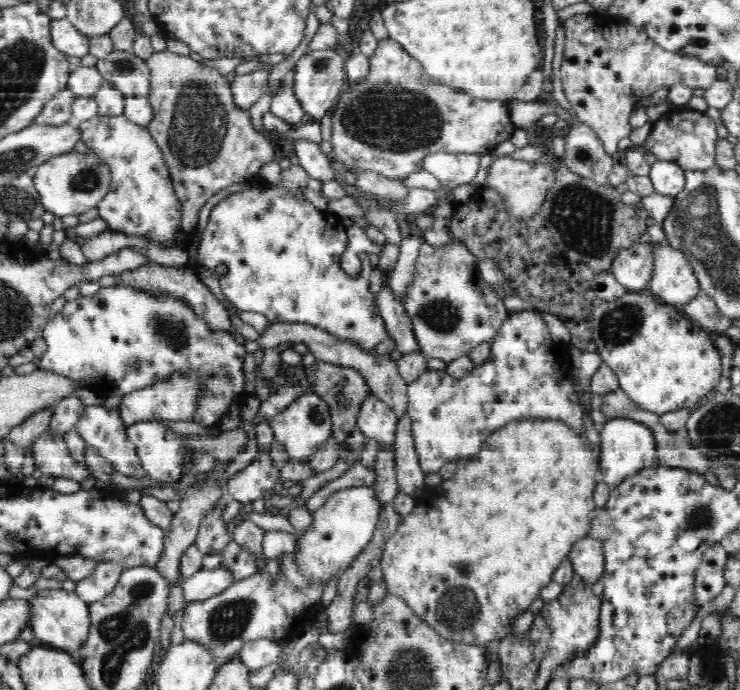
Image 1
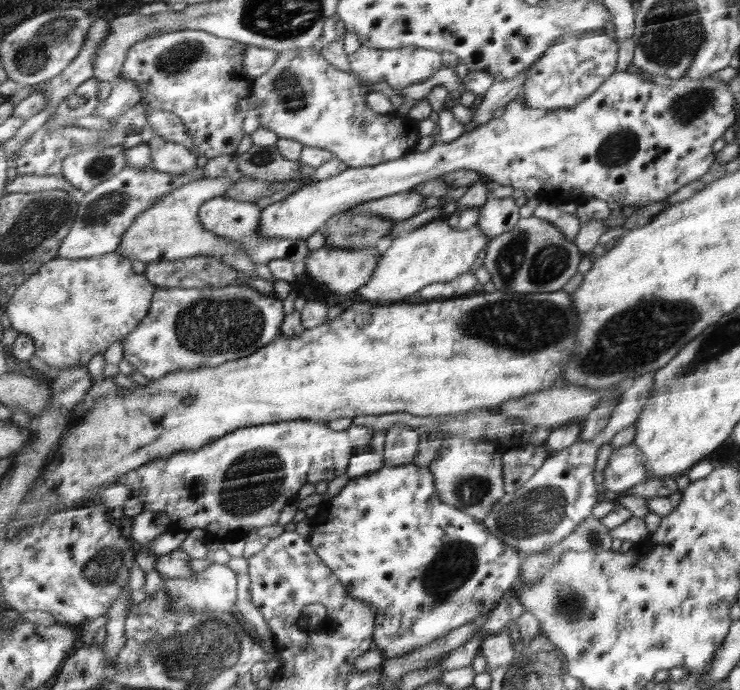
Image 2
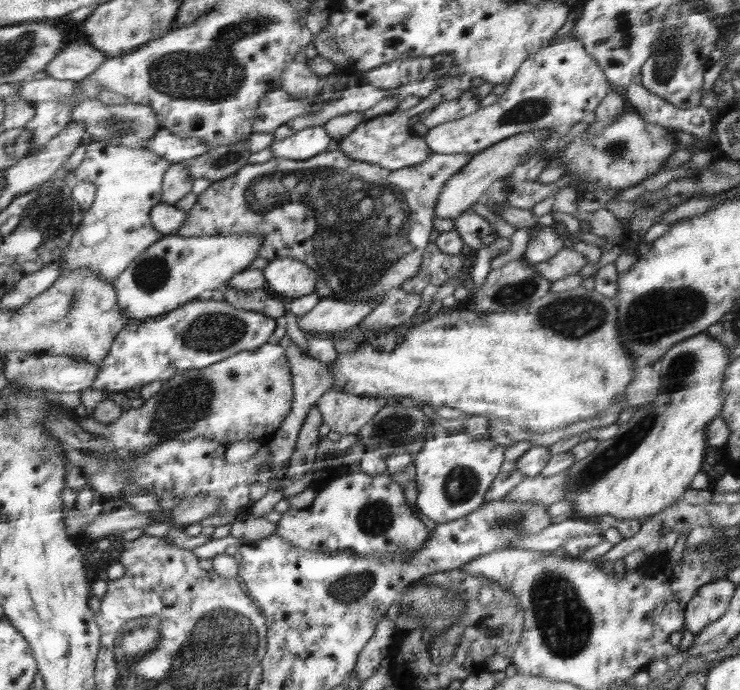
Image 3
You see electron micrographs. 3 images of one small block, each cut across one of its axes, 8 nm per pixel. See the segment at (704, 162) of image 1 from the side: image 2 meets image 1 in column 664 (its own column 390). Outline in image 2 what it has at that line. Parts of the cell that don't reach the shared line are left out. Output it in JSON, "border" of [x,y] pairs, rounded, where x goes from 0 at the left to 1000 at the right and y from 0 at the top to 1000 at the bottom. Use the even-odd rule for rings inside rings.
{"border":[[[431,67],[385,72],[377,77],[359,109],[343,114],[339,151],[349,159],[354,186],[368,188],[381,199],[400,201],[418,213],[450,219],[450,226],[466,235],[470,242],[508,241],[562,217],[569,199],[565,191],[566,174],[557,174],[536,164],[522,167],[503,161],[495,154],[492,142],[496,133],[486,122],[488,116],[484,117],[478,106],[470,107],[446,94],[432,80]]]}

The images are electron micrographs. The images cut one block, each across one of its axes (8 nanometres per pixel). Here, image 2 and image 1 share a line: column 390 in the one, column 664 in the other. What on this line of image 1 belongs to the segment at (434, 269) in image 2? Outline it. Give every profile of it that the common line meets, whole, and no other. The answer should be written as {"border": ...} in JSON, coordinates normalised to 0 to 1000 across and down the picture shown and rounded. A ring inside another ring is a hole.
{"border":[[[903,348],[882,352],[882,367],[884,400],[877,416],[884,432],[915,448],[941,432],[947,416],[927,370],[911,361]]]}

